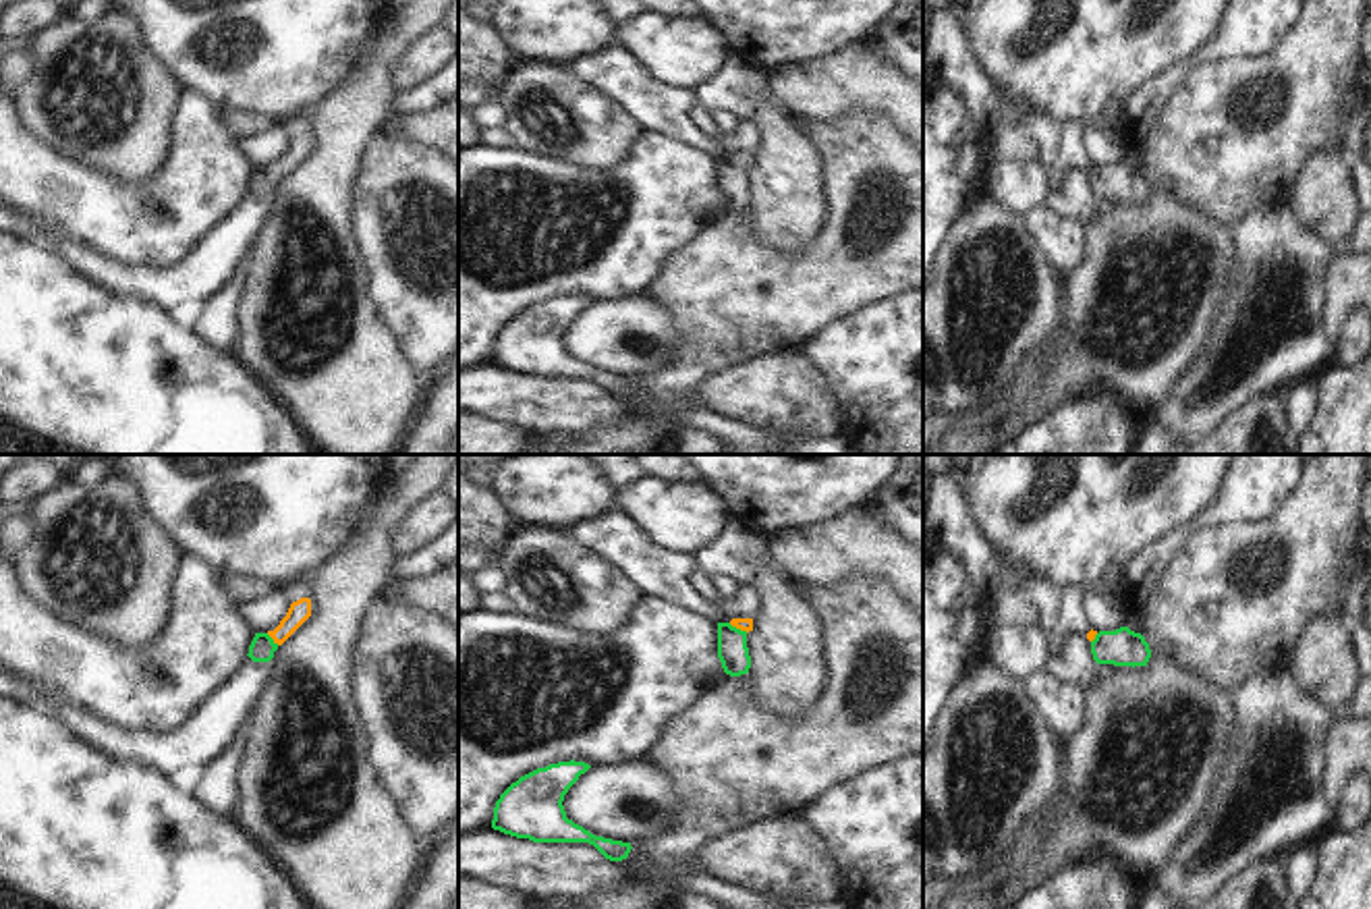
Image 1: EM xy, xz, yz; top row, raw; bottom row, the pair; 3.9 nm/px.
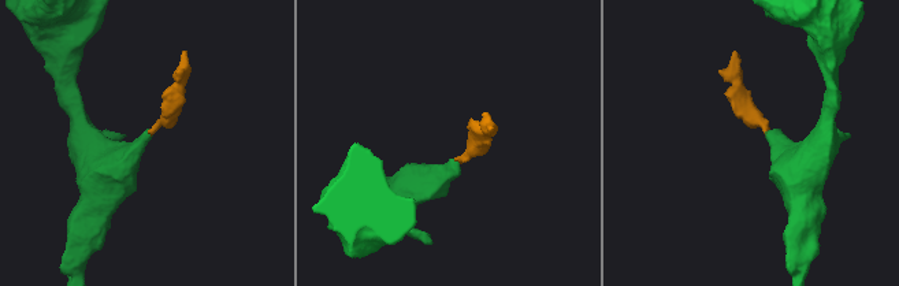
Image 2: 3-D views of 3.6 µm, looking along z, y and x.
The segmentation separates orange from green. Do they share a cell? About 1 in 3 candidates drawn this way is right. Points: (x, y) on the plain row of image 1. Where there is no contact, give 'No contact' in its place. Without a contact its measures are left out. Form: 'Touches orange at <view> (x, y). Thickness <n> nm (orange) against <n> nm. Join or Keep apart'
Touches orange at xy (272, 173). Thickness 90 nm (orange) against 100 nm. Join

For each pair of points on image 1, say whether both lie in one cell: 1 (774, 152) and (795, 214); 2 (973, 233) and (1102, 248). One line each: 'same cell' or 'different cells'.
1: same cell
2: different cells

